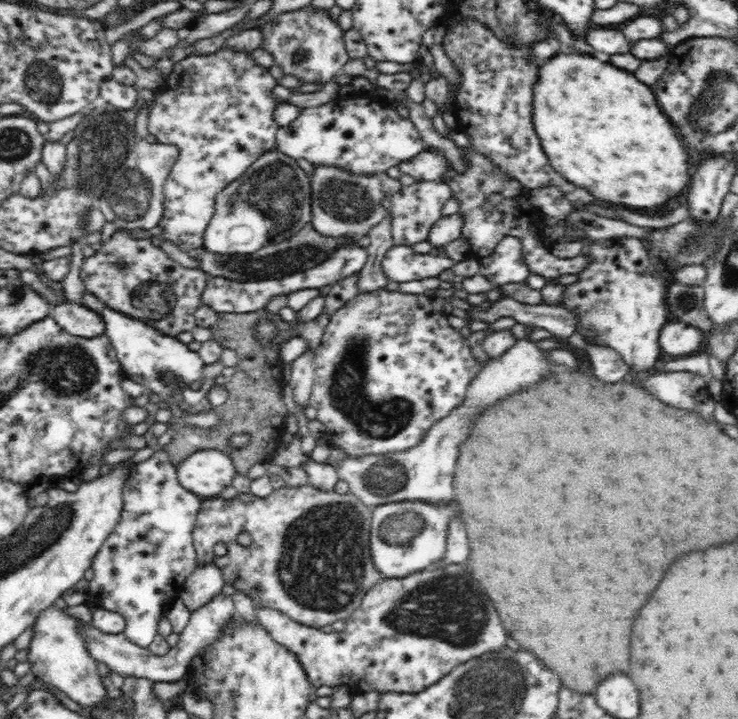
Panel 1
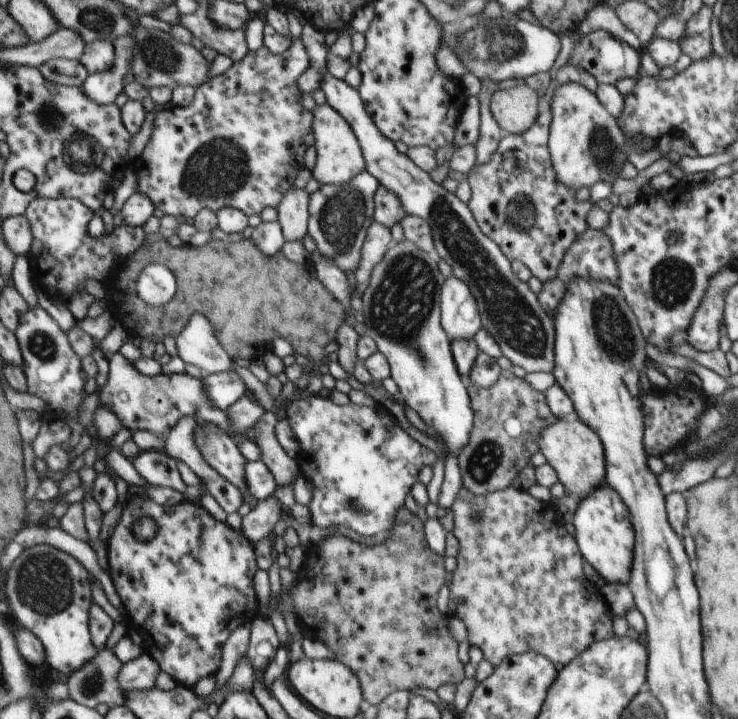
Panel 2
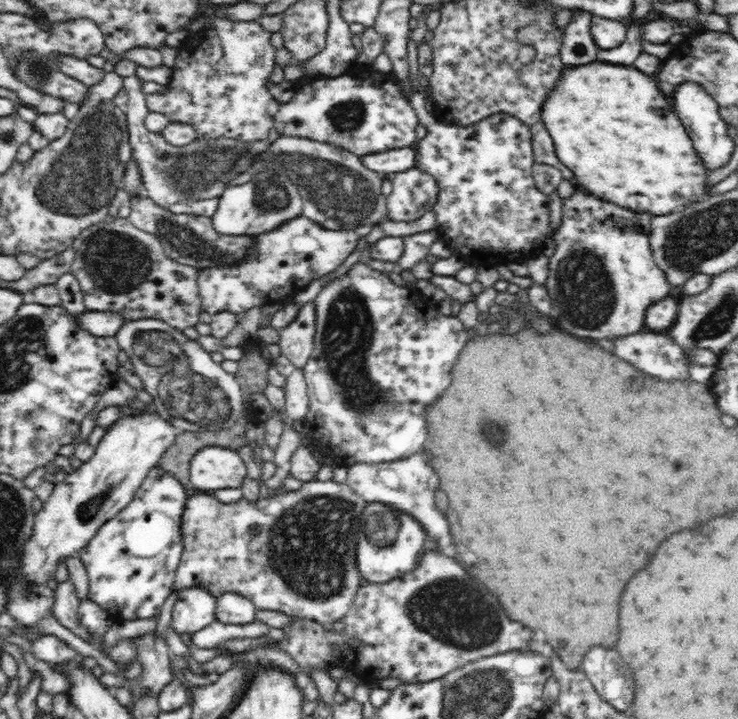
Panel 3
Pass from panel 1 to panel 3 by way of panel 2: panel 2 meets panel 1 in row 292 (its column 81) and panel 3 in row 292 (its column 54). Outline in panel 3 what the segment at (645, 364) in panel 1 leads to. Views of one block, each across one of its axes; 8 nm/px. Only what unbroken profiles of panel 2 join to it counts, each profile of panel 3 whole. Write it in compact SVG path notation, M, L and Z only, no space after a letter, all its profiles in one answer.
M577 186L575 193L569 199L563 200L562 211L564 216L559 229L550 234L556 248L553 256L549 258L549 275L544 284L554 304L550 318L556 318L564 332L594 340L616 340L618 336L646 330L648 306L677 294L666 280L666 273L662 272L653 259L649 245L652 216L622 210L616 204L594 198L592 194Z

